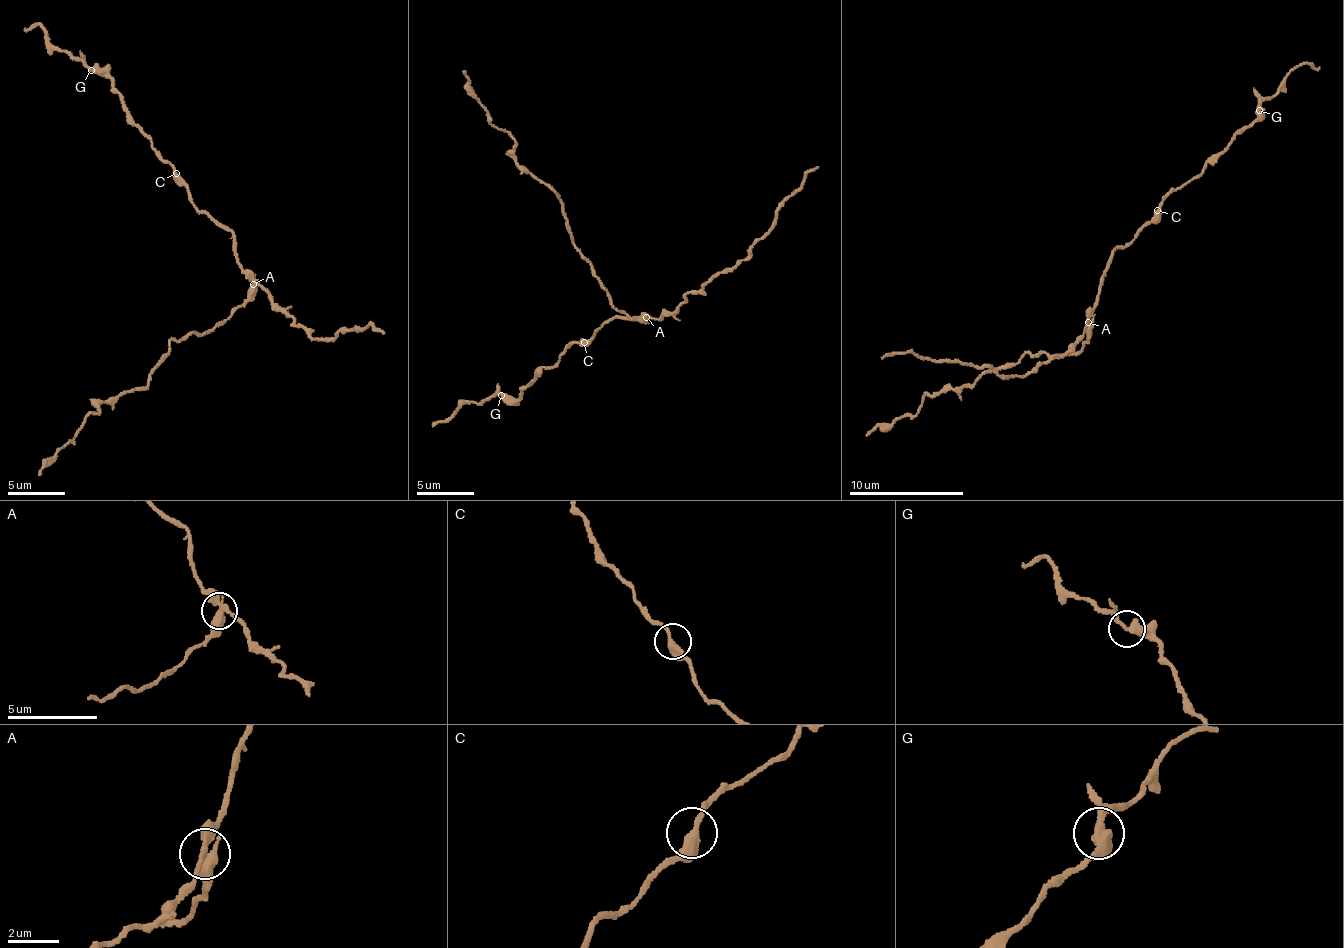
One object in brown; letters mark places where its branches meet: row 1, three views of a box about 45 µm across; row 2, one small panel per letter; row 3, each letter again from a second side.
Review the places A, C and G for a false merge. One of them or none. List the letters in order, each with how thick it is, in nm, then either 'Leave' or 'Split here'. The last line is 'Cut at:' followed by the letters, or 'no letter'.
A: Thickness 340 nm. Split here
C: Thickness 360 nm. Leave
G: Thickness 360 nm. Leave
Cut at: A

